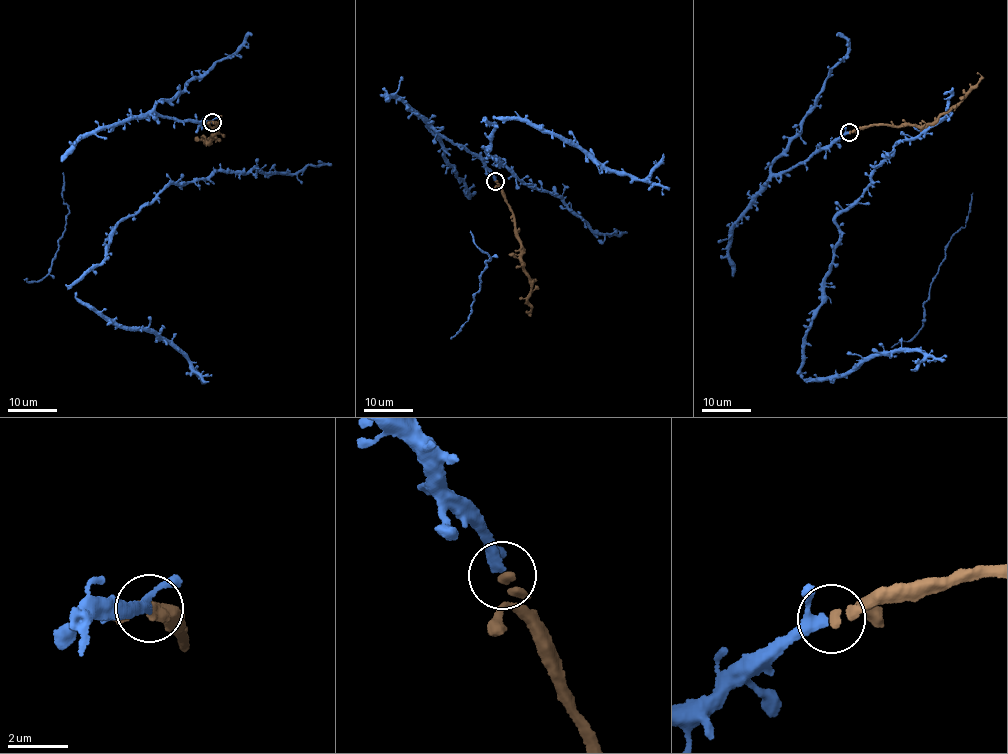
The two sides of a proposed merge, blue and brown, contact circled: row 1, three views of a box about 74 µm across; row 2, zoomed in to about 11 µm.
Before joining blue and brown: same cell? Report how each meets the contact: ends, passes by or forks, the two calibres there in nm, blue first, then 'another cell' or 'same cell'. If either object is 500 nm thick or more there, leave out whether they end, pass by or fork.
blue passes by; brown ends; calibres 240 and 240 nm; same cell

